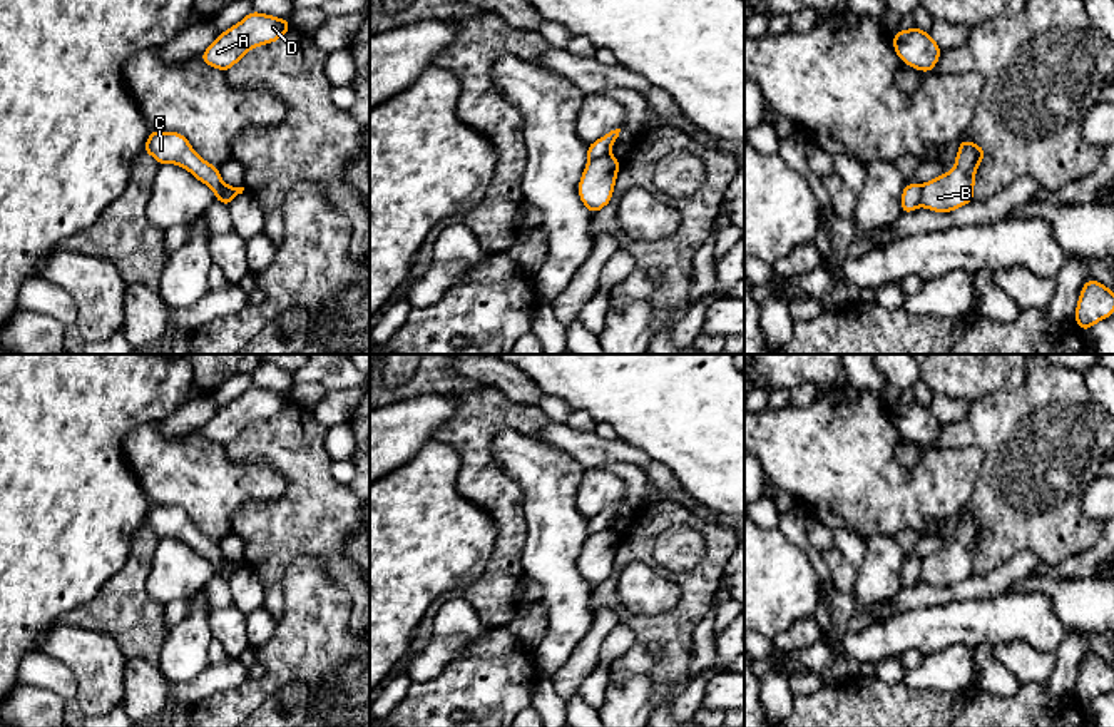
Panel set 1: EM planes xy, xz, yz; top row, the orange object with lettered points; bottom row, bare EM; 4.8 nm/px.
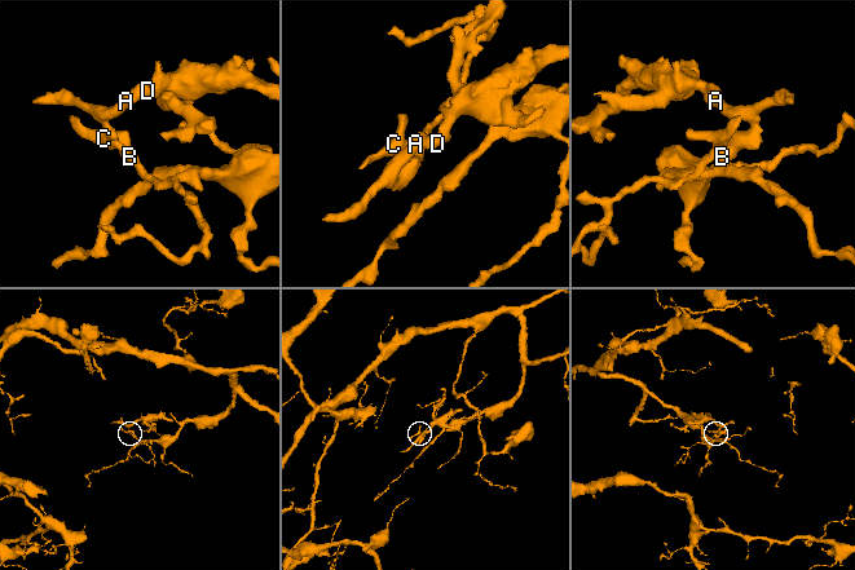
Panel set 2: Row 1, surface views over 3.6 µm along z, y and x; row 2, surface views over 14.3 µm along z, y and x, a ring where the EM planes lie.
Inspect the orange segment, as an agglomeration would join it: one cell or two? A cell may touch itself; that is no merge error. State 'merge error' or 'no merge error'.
merge error

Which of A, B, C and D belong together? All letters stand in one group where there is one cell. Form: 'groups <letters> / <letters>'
groups A B D / C

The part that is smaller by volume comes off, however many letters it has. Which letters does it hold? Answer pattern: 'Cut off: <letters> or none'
Cut off: A, B, D

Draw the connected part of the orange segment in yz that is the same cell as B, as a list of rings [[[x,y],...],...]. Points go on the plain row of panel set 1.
[[[962,515],[953,543],[922,560],[922,580],[935,587],[950,587],[973,575],[975,545],[984,531],[985,525],[980,520]]]

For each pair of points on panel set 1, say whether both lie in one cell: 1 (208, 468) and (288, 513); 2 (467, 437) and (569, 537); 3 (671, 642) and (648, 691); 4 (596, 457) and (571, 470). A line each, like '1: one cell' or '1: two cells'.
1: two cells
2: two cells
3: two cells
4: two cells

